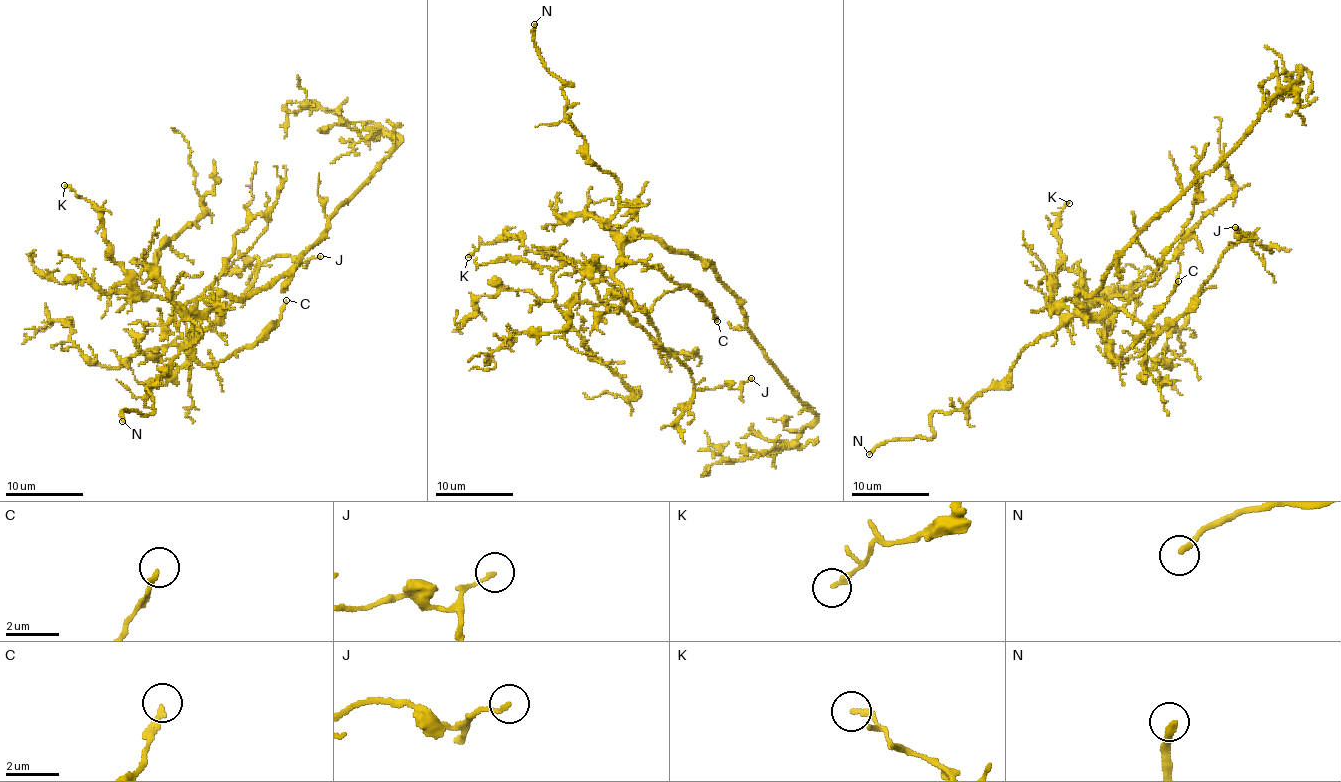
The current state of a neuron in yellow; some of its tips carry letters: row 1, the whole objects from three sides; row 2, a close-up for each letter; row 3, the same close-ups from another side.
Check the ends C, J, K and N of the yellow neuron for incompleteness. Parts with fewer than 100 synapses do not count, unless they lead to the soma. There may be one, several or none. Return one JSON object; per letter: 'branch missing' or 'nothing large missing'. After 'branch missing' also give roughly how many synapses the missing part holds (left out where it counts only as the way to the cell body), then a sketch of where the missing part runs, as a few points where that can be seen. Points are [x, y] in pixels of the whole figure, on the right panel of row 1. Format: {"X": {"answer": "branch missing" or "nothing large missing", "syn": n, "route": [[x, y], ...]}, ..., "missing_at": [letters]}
{"C": {"answer": "nothing large missing"}, "J": {"answer": "nothing large missing"}, "K": {"answer": "nothing large missing"}, "N": {"answer": "branch missing"}, "missing_at": ["N"]}

